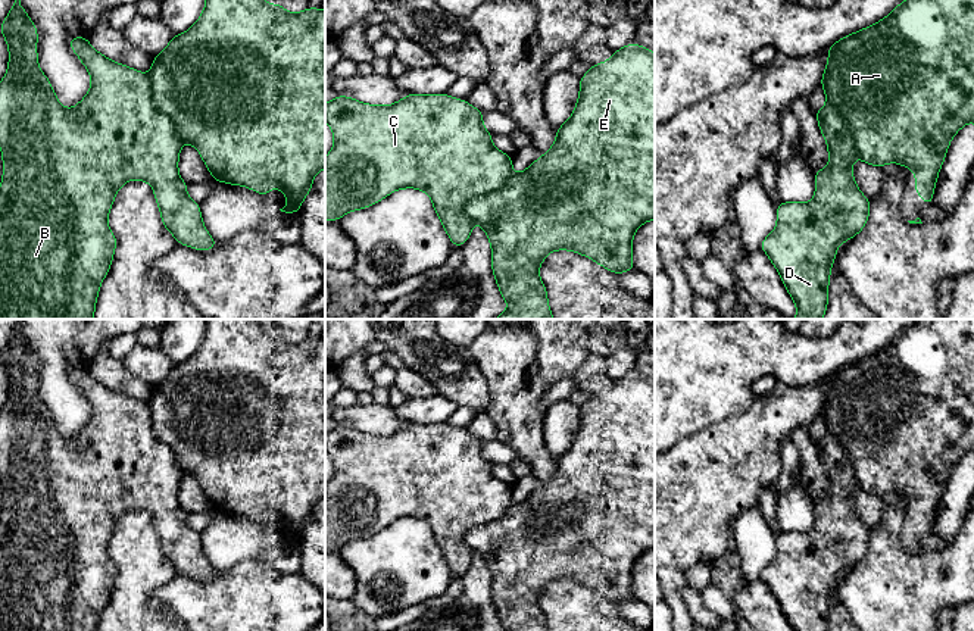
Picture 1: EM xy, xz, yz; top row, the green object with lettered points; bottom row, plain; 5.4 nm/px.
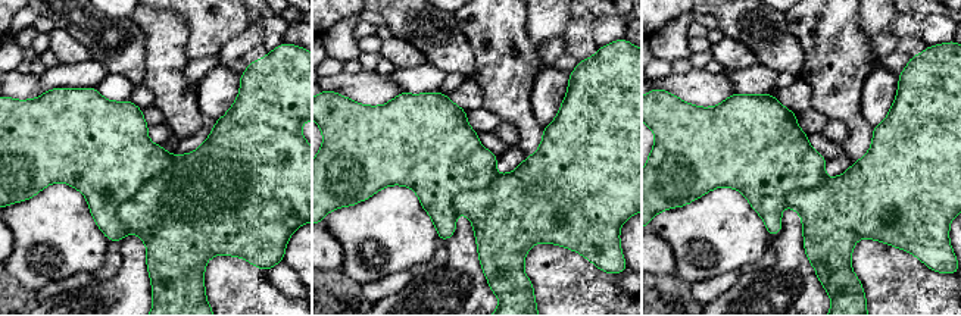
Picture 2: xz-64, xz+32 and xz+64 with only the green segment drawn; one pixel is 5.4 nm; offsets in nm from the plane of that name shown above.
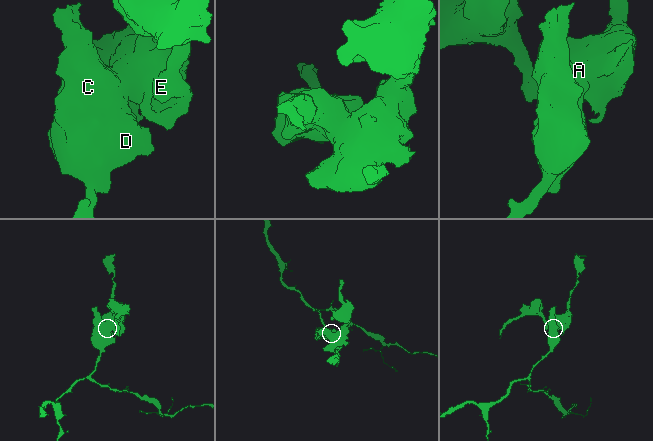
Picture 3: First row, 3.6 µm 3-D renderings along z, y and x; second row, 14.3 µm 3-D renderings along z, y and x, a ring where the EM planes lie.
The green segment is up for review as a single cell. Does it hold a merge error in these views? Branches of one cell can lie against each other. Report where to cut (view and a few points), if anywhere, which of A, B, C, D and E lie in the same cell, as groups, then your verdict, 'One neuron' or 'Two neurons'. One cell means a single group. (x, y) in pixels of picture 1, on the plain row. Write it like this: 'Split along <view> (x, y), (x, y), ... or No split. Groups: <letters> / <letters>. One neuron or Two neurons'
Split along xy (147, 406), (152, 415), (153, 434), (169, 449), (181, 472). Groups: A E / B C D. Two neurons

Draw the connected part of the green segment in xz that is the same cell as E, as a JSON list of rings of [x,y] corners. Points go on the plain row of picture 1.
[[[636,374],[615,379],[614,385],[597,394],[580,407],[580,427],[571,447],[556,459],[556,469],[550,480],[531,493],[522,503],[512,503],[496,521],[472,527],[465,534],[465,544],[478,552],[491,574],[491,597],[502,627],[506,631],[547,631],[547,621],[538,606],[538,597],[553,580],[572,580],[593,588],[614,603],[634,600],[633,565],[644,552],[655,549],[655,382]]]

